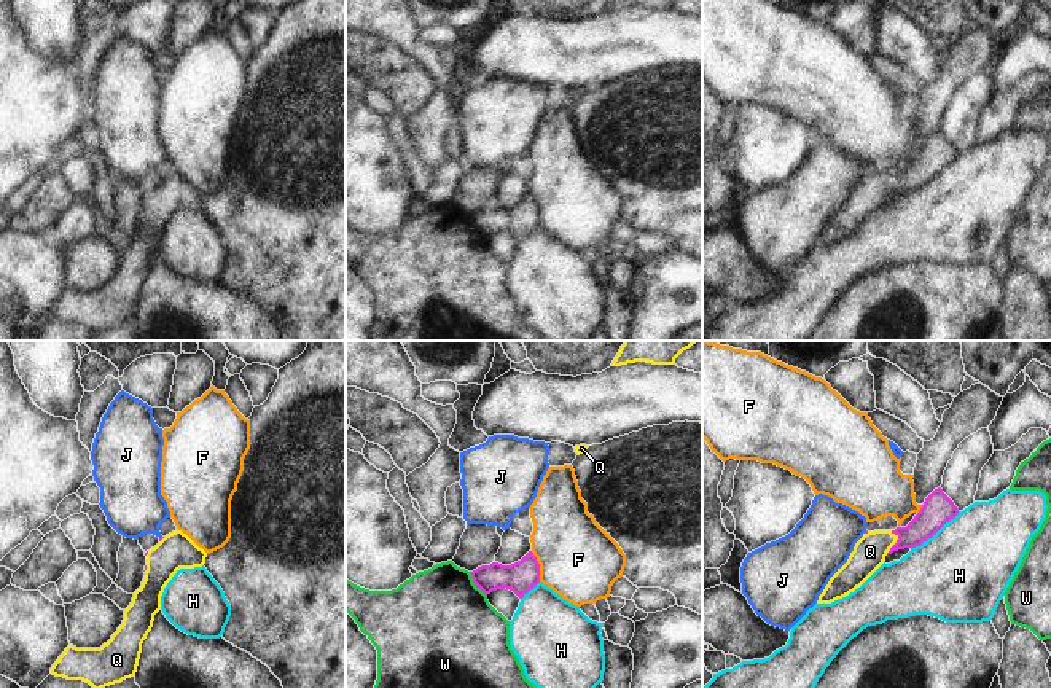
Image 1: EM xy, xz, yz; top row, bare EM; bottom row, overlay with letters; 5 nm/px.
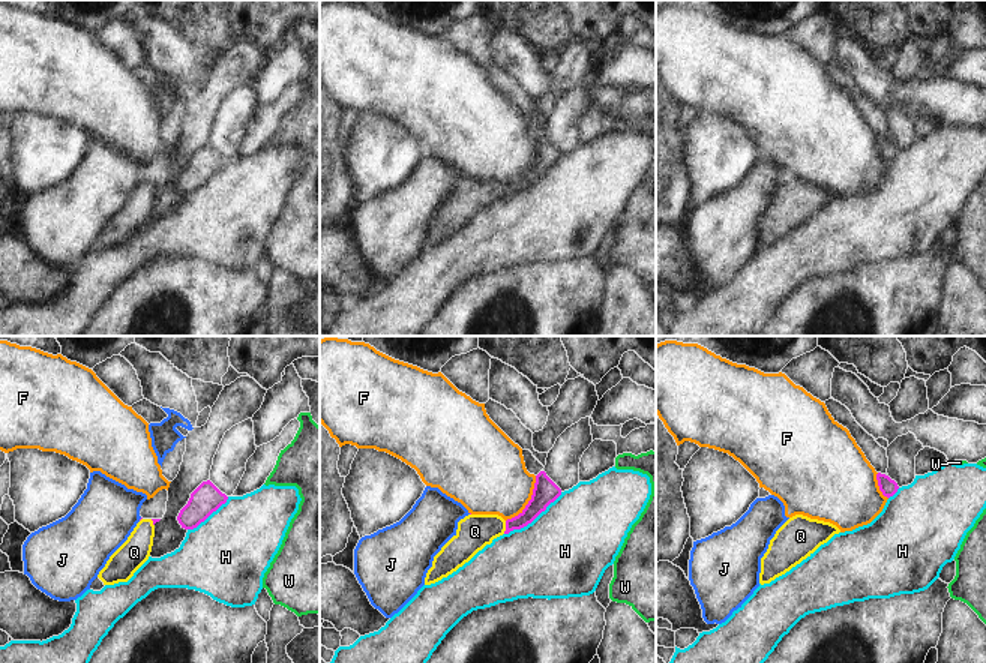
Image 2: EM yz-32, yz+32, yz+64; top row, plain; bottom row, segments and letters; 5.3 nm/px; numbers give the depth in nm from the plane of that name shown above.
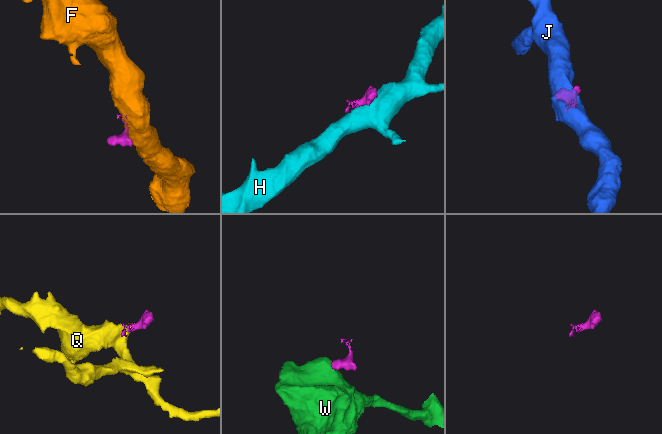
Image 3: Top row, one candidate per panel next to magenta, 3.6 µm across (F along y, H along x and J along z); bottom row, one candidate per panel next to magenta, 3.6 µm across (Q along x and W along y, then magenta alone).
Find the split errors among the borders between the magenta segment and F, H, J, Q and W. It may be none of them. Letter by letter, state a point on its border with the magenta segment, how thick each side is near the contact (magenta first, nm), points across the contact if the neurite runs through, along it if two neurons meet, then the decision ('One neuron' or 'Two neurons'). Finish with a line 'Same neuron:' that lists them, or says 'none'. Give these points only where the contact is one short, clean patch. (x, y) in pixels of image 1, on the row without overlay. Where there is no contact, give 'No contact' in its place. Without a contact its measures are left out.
F: Touches magenta at xz (539, 209). Thickness 160 nm (magenta) against 400 nm. Boundary: xz (531, 195), (539, 207), (540, 223). Two neurons
H: Touches magenta at yz (935, 175). Thickness 160 nm (magenta) against 480 nm. Boundary: yz (959, 155), (911, 193). Two neurons
J: Touches magenta at xy (161, 182). Thickness 20 nm (magenta) against 300 nm. Boundary: xy (161, 179), (160, 183). Two neurons
Q: Touches magenta at yz (897, 185). Thickness 150 nm (magenta) against 170 nm. Path across: yz (935, 155), (910, 180), (897, 185), (881, 185), (870, 195). One neuron
W: Touches magenta at xz (475, 226). Thickness 160 nm (magenta) against 480 nm. Boundary: xz (470, 215), (472, 225), (486, 239). Two neurons
Same neuron: Q.

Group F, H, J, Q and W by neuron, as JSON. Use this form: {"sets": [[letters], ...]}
{"sets": [["F"], ["H"], ["J"], ["Q"], ["W"]]}

